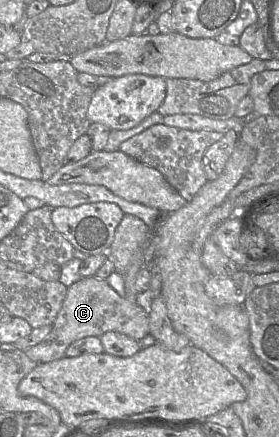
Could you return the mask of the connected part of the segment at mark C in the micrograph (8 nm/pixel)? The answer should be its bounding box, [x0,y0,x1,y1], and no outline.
[26,276,150,364]

